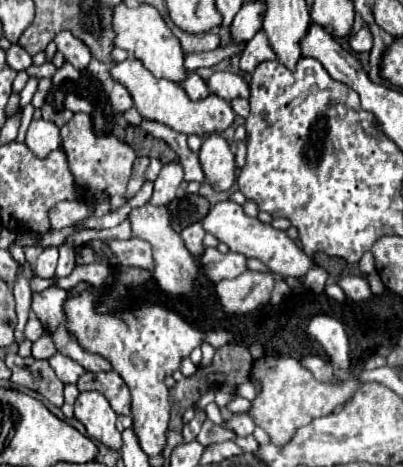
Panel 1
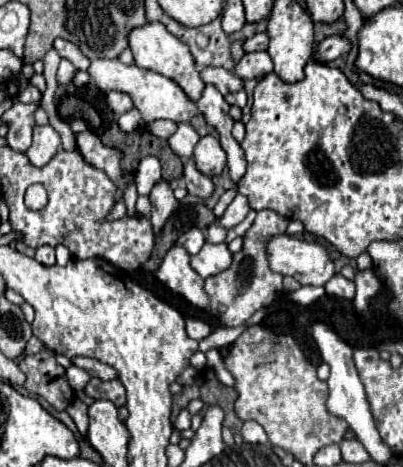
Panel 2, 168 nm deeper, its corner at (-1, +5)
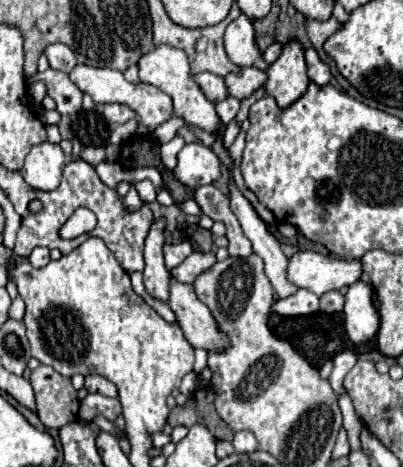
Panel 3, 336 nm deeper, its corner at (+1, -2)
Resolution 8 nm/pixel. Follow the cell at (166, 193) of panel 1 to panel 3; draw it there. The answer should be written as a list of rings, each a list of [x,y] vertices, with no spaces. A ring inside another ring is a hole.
[[[156,220],[148,232],[148,238],[146,238],[144,284],[146,284],[146,292],[150,296],[154,296],[156,300],[168,302],[170,272],[164,266],[162,246],[164,246],[164,220]]]

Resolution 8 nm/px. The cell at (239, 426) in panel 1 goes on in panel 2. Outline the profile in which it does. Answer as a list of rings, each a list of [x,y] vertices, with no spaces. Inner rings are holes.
[[[246,421],[242,425],[242,437],[246,443],[266,443],[268,441],[262,425],[258,425],[256,421]]]

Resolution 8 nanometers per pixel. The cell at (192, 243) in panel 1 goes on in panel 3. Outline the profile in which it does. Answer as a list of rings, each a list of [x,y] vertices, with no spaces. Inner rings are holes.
[[[180,242],[180,244],[166,244],[164,246],[164,264],[168,270],[176,268],[188,254],[192,252],[192,246],[188,242]]]

